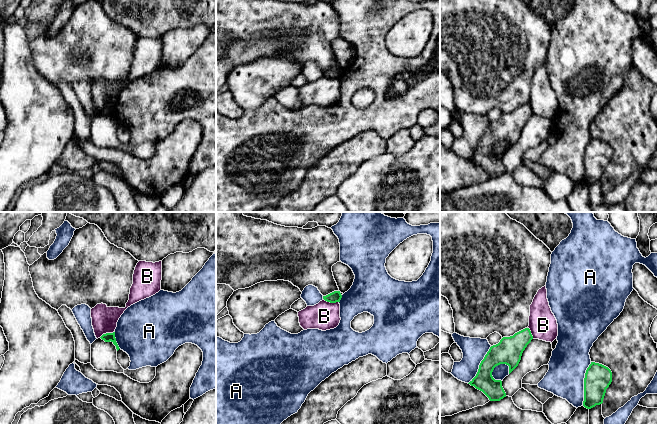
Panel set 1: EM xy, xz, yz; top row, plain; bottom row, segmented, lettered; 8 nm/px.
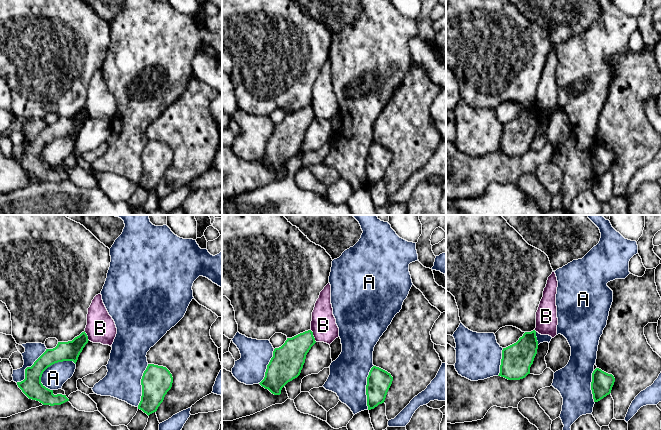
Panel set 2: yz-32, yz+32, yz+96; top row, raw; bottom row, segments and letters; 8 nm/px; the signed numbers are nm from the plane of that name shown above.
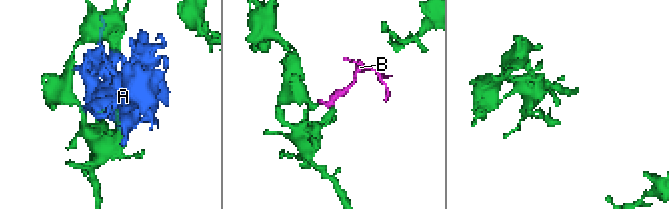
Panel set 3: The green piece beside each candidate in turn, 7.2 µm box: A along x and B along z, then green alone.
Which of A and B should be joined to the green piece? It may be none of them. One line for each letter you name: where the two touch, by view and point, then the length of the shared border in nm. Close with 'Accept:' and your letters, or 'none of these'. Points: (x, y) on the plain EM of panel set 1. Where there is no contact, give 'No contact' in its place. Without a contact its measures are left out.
Accept: none of these

